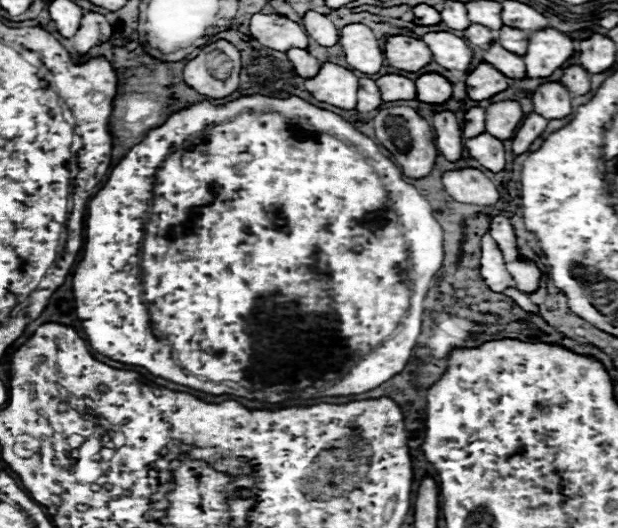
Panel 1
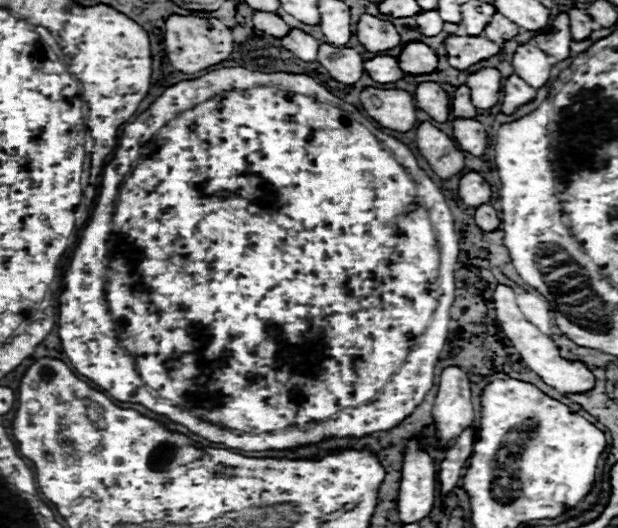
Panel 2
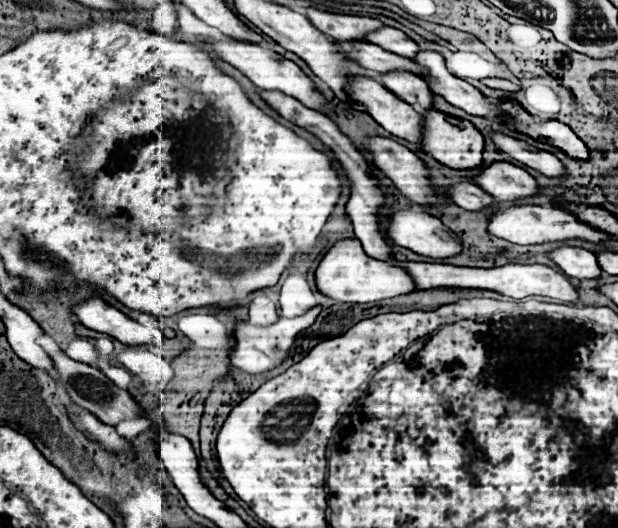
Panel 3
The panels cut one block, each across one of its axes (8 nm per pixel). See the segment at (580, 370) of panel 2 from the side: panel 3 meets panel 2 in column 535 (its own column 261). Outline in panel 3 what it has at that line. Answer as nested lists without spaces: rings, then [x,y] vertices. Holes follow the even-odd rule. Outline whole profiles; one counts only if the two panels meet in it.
[[[314,306],[314,308],[310,308],[302,316],[296,316],[296,318],[280,318],[276,324],[270,324],[270,326],[254,326],[254,324],[250,324],[246,320],[236,322],[234,324],[234,334],[236,334],[234,340],[236,340],[236,344],[230,350],[230,362],[232,362],[232,366],[242,368],[248,374],[258,374],[258,372],[272,370],[282,358],[288,356],[288,350],[294,344],[296,334],[314,324],[314,320],[320,314],[320,310],[322,310],[322,306]]]

